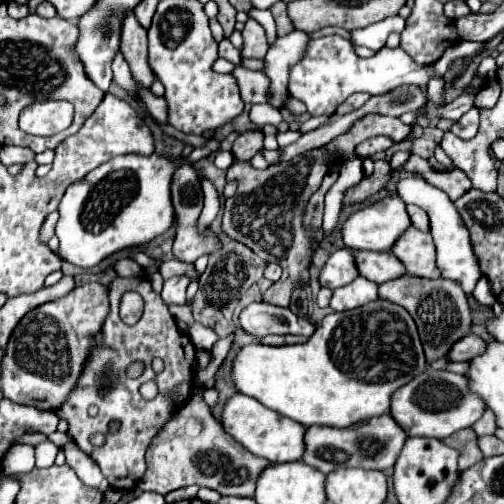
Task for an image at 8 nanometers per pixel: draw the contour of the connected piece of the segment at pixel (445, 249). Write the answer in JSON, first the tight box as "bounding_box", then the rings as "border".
{"bounding_box":[398,177,482,295],"border":[[[416,177],[402,179],[398,183],[398,193],[406,203],[414,203],[414,205],[422,207],[428,213],[428,217],[430,217],[430,233],[434,237],[436,253],[438,253],[436,261],[438,261],[438,269],[442,271],[442,277],[460,281],[462,289],[468,295],[472,295],[476,283],[482,279],[482,271],[480,271],[480,261],[478,261],[478,257],[474,253],[474,247],[472,247],[472,241],[470,241],[470,233],[468,233],[460,213],[456,211],[454,203],[438,187],[432,187],[424,179],[416,179]]]}

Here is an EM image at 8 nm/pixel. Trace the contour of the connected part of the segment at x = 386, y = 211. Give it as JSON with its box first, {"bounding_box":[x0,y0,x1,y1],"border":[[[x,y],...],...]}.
{"bounding_box":[342,197,410,251],"border":[[[386,197],[362,211],[356,211],[344,225],[342,225],[342,239],[346,247],[356,251],[392,251],[394,243],[400,235],[410,227],[410,215],[406,211],[406,203],[400,197]]]}

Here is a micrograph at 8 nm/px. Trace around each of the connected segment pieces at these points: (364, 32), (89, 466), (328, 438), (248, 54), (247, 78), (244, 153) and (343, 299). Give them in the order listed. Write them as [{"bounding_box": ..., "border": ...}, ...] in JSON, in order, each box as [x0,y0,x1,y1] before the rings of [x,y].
[{"bounding_box":[350,15,404,49],"border":[[[394,15],[394,17],[386,17],[384,21],[380,23],[374,23],[374,25],[368,25],[364,29],[354,29],[350,31],[350,41],[354,45],[364,45],[368,49],[382,49],[388,35],[392,31],[402,31],[404,29],[404,19],[400,15]]]},{"bounding_box":[62,443,108,491],"border":[[[68,443],[62,447],[64,455],[66,455],[66,463],[76,471],[76,475],[88,485],[88,487],[94,487],[98,491],[106,491],[108,489],[108,481],[102,477],[102,471],[100,467],[84,453],[78,449],[78,445],[74,443]]]},{"bounding_box":[302,415,408,473],"border":[[[392,415],[376,417],[376,421],[368,421],[368,425],[352,425],[352,429],[324,429],[320,425],[312,425],[306,431],[306,453],[302,457],[310,467],[330,473],[340,467],[362,467],[362,469],[390,469],[394,467],[408,435],[394,421]]]},{"bounding_box":[240,33,268,59],"border":[[[242,33],[244,43],[240,49],[240,57],[244,59],[264,59],[266,51],[268,51],[268,43],[266,43],[266,35],[258,33],[258,35],[248,35]]]},{"bounding_box":[232,67,270,103],"border":[[[236,67],[232,75],[238,79],[240,95],[250,103],[268,103],[270,101],[270,79],[262,71],[250,71]]]},{"bounding_box":[232,129,264,159],"border":[[[252,129],[238,135],[238,139],[232,145],[232,153],[238,159],[252,159],[262,149],[262,145],[264,145],[264,133],[260,129]]]},{"bounding_box":[330,277,378,311],"border":[[[356,277],[350,285],[344,285],[334,291],[330,307],[334,311],[348,311],[372,303],[376,299],[378,299],[378,285],[364,277]]]}]

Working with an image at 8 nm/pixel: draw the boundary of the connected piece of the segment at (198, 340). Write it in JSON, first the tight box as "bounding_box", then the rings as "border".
{"bounding_box":[190,323,219,349],"border":[[[194,323],[192,327],[190,327],[190,339],[194,341],[194,345],[196,345],[196,349],[200,349],[200,347],[214,347],[214,343],[219,339],[216,333],[214,333],[214,329],[210,329],[210,327],[204,327],[204,325],[200,325],[200,323]]]}

